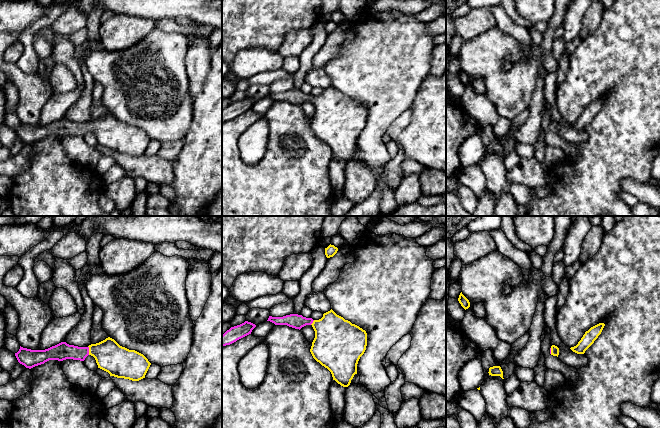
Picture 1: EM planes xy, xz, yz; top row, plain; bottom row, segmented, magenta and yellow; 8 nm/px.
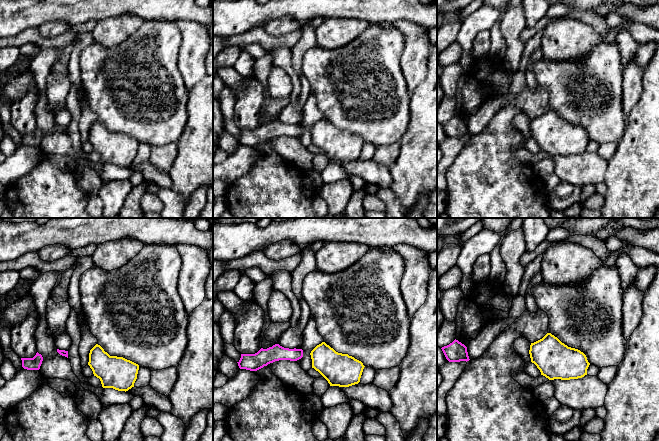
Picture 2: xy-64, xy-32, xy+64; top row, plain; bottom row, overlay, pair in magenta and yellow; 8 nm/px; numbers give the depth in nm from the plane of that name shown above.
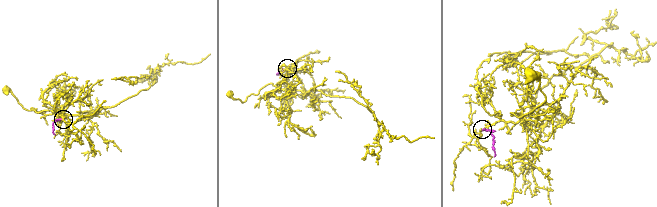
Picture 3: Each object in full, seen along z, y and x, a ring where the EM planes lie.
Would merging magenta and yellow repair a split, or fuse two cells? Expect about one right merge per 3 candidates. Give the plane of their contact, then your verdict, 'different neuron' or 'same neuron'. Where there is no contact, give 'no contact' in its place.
xy | same neuron

